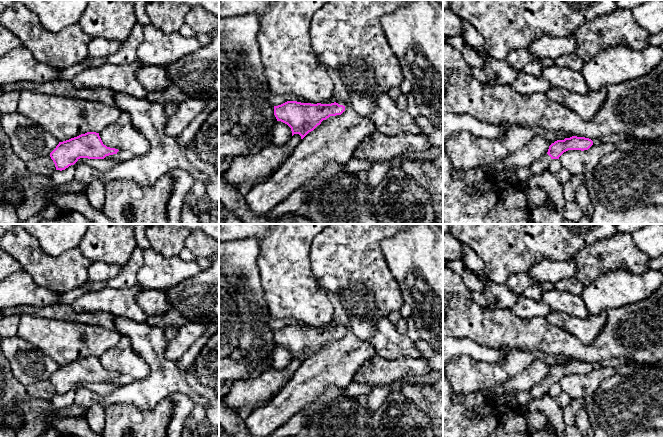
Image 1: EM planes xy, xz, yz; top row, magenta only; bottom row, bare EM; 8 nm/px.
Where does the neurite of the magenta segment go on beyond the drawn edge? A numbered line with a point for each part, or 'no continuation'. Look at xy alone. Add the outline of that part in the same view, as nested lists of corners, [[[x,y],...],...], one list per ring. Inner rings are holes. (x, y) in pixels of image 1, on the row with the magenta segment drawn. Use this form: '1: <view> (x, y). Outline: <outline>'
no continuation

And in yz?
1: yz (542, 164). Outline: [[[544,154],[540,159],[536,160],[529,169],[533,174],[541,174],[545,170],[548,170],[549,164],[551,162],[551,157],[548,154]]]

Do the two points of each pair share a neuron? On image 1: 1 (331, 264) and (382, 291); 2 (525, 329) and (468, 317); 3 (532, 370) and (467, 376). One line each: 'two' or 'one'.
1: one
2: one
3: two

